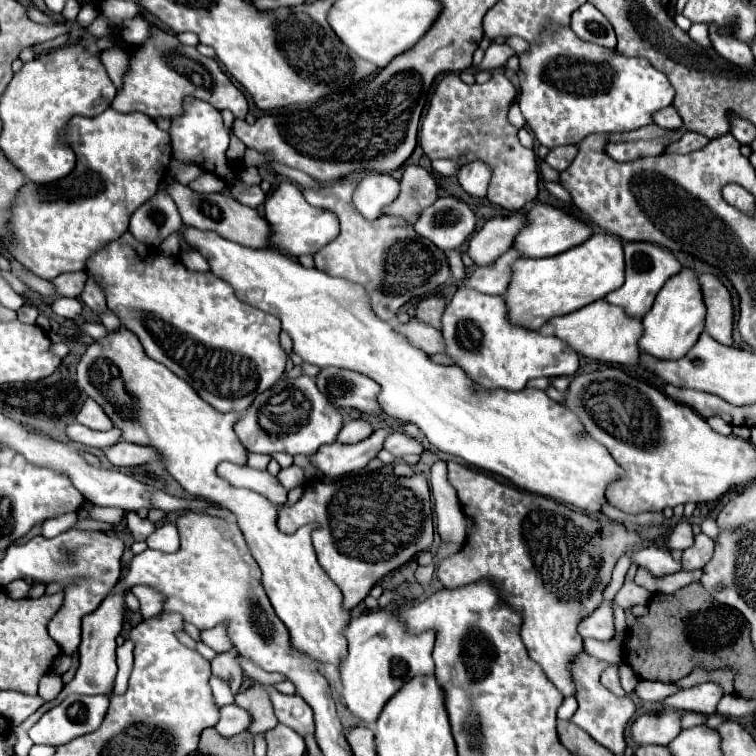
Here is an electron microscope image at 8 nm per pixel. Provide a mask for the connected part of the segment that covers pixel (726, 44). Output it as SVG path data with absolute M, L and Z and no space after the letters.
M709 25L709 35L713 41L713 49L727 61L741 65L741 67L751 67L755 65L755 57L751 53L751 47L743 41L735 41L735 37L721 37L715 29L715 25Z

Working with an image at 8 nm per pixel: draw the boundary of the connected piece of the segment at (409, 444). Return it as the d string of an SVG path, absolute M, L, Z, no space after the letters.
M393 433L387 437L385 441L385 449L389 449L397 459L401 459L403 455L407 453L415 453L415 455L423 455L425 447L421 441L413 439L413 437L407 437L403 433Z

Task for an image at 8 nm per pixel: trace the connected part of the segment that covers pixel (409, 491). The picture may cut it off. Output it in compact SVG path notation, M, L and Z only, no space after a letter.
M351 473L335 481L315 479L313 485L305 485L301 499L293 507L279 509L277 527L281 533L295 533L305 523L319 523L321 529L313 531L313 545L319 565L327 571L333 583L343 591L345 607L353 609L361 603L375 583L385 575L411 561L417 553L429 551L433 545L433 521L431 521L431 493L423 473L411 477L397 477L393 473Z

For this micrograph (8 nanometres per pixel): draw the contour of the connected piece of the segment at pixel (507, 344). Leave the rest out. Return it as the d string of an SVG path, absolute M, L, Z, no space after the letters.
M459 285L459 295L453 295L443 313L443 337L447 355L455 359L481 387L503 387L519 391L535 377L573 377L579 367L579 355L571 345L555 335L541 335L509 321L509 309L503 295L485 295Z

